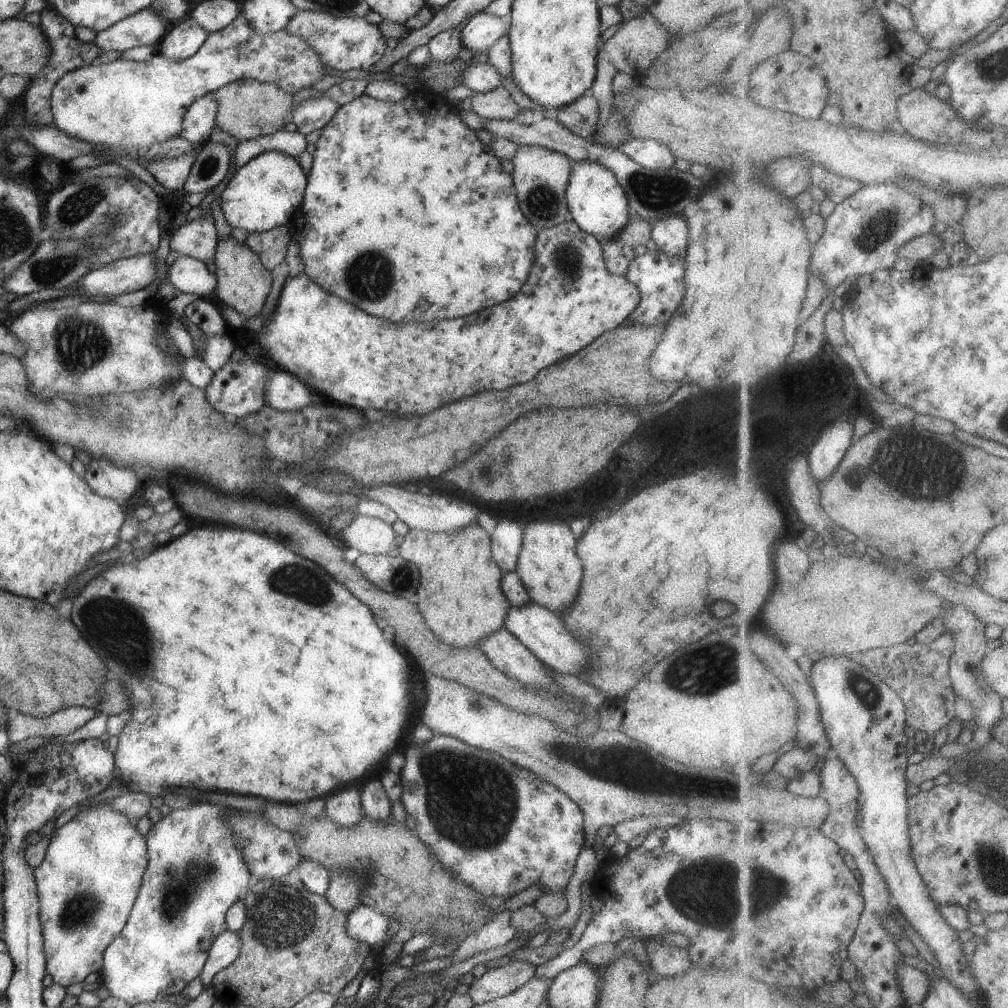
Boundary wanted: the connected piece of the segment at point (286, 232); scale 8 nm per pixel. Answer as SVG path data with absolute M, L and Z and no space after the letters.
M284 225L269 231L250 233L245 245L249 246L259 256L262 264L269 271L272 271L278 264L284 262L291 237L290 227Z

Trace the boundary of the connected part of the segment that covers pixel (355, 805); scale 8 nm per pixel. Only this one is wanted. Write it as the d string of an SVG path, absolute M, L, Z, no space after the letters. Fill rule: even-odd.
M356 788L334 792L326 802L326 814L340 826L354 826L362 818L362 806Z

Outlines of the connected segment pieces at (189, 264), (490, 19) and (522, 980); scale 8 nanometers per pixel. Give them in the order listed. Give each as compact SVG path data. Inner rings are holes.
M181 255L168 268L168 280L184 294L212 296L217 287L217 276L200 259Z
M488 12L472 15L461 32L464 47L476 52L486 52L510 28L510 16L499 17Z
M512 961L503 967L487 970L482 976L474 978L469 987L468 994L475 1004L493 1001L494 999L512 994L517 988L524 986L535 976L536 966L528 961Z

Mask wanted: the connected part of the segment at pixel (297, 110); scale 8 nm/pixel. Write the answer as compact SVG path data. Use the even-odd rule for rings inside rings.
M325 95L303 100L294 108L292 121L297 124L298 131L307 135L325 127L340 107L336 100Z

